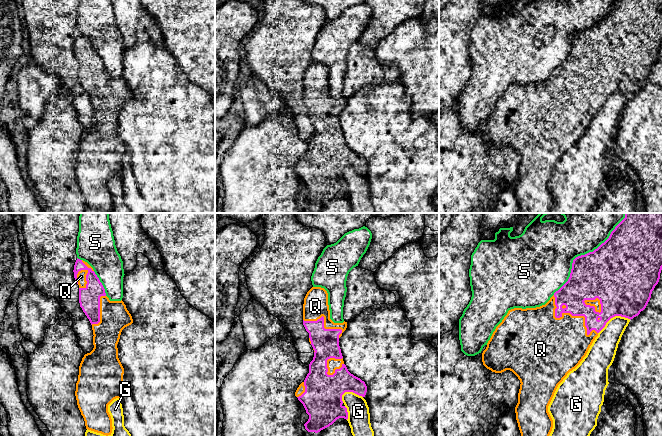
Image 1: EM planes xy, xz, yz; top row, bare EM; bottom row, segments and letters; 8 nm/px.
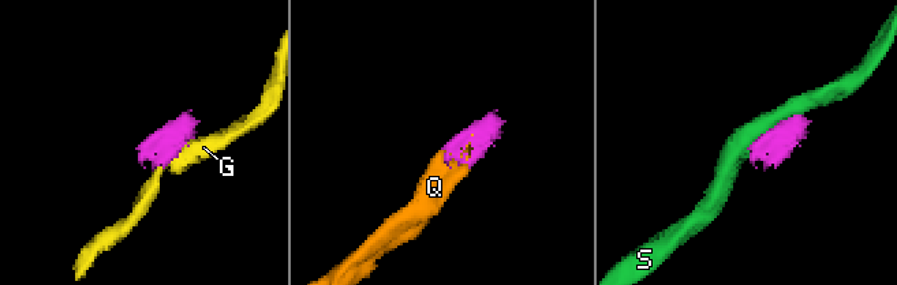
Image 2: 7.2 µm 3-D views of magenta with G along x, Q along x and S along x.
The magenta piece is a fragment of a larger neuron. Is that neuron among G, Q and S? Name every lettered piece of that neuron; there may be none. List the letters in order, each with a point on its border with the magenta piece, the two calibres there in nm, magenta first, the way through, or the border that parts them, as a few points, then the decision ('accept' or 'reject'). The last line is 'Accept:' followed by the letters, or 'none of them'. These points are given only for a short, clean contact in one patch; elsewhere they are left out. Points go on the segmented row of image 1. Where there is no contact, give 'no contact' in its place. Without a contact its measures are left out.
G: contact yz (613, 316); calibres 440 and 200 nm; reject
Q: contact yz (572, 315); calibres 240 and 420 nm; accept
S: contact yz (585, 254); calibres 440 and 380 nm; reject
Accept: Q

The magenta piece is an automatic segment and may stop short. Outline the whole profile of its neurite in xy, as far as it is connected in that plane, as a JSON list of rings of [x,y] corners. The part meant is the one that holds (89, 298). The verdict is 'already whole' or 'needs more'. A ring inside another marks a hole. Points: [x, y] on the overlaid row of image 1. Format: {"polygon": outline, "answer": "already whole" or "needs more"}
{"polygon": [[[77,258],[73,272],[79,285],[80,307],[89,319],[94,335],[94,348],[84,355],[79,366],[75,396],[86,429],[108,436],[113,429],[108,405],[116,398],[121,400],[124,374],[124,368],[118,358],[117,344],[122,330],[131,325],[133,319],[122,300],[109,300],[102,283],[87,262]]], "answer": "needs more"}

